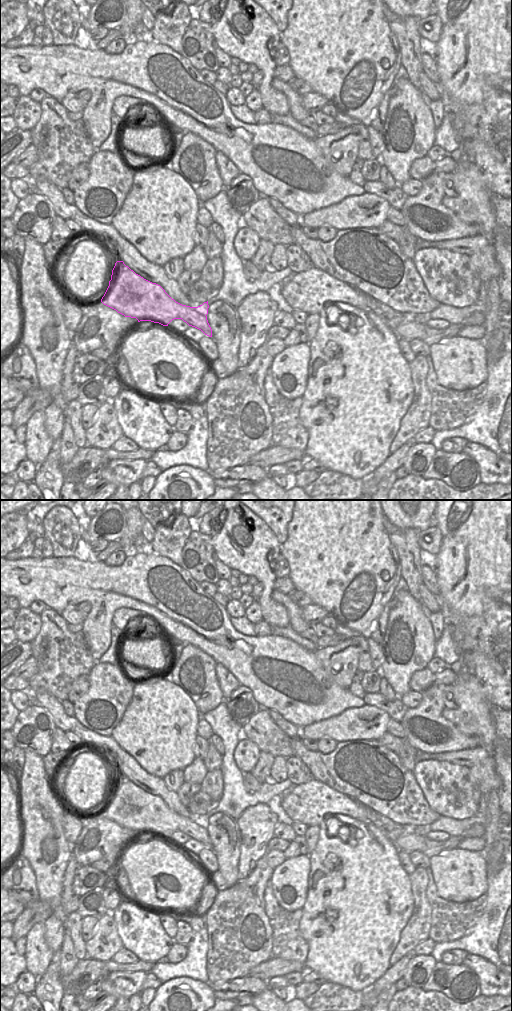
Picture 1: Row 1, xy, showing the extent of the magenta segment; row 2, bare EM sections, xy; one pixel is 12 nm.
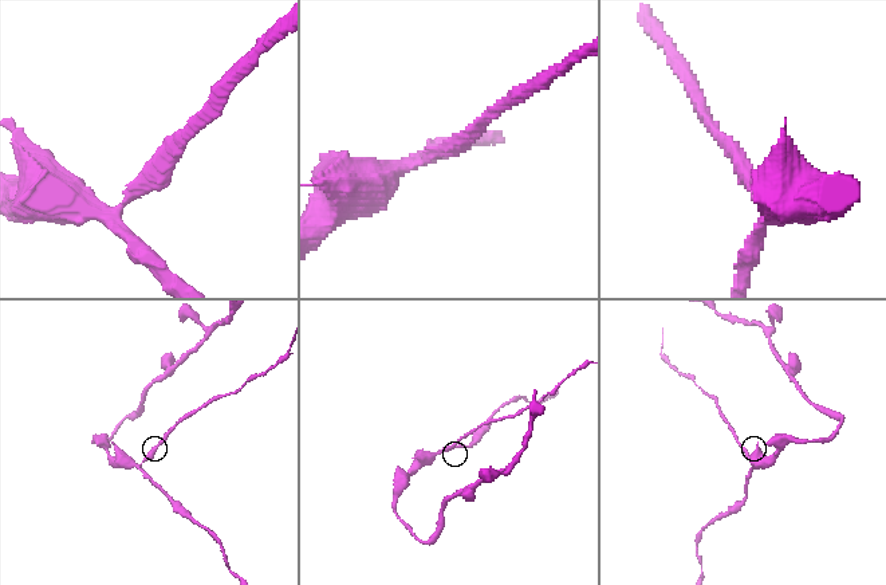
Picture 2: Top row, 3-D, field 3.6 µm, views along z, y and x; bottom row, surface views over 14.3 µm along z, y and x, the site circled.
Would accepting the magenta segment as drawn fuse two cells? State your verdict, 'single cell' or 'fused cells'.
fused cells

